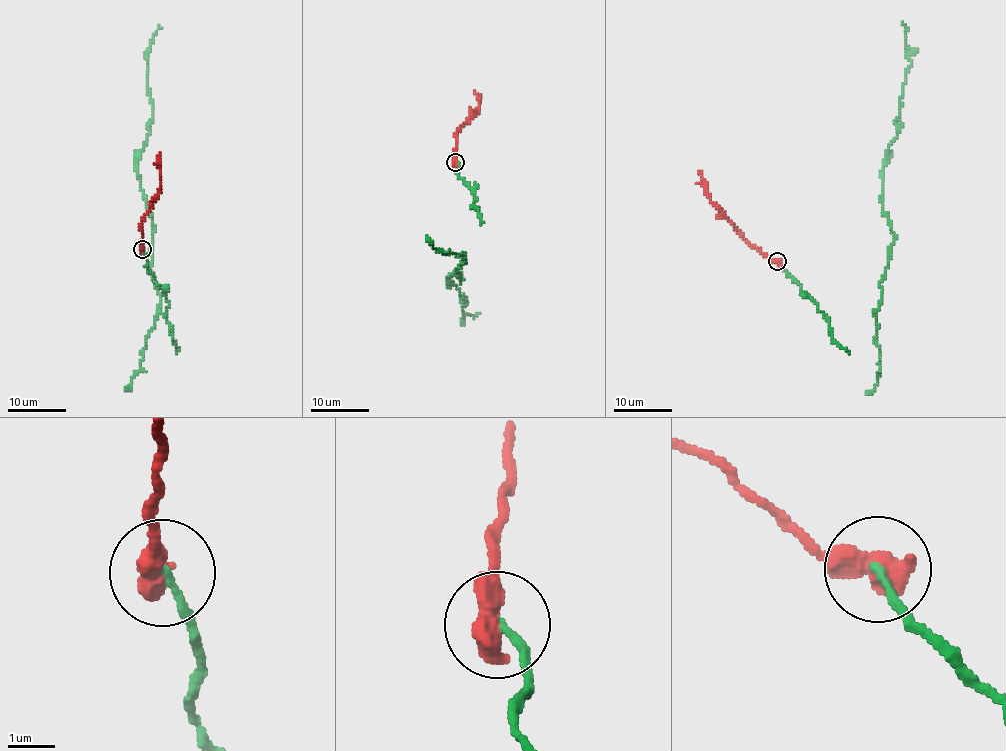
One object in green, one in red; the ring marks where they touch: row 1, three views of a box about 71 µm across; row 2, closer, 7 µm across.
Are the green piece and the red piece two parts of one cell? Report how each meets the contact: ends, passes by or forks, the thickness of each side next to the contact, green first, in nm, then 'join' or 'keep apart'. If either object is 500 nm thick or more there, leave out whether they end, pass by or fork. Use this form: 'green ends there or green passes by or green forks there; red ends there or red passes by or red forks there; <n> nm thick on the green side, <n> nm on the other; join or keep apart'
170 nm thick on the green side, 650 nm on the other; join

